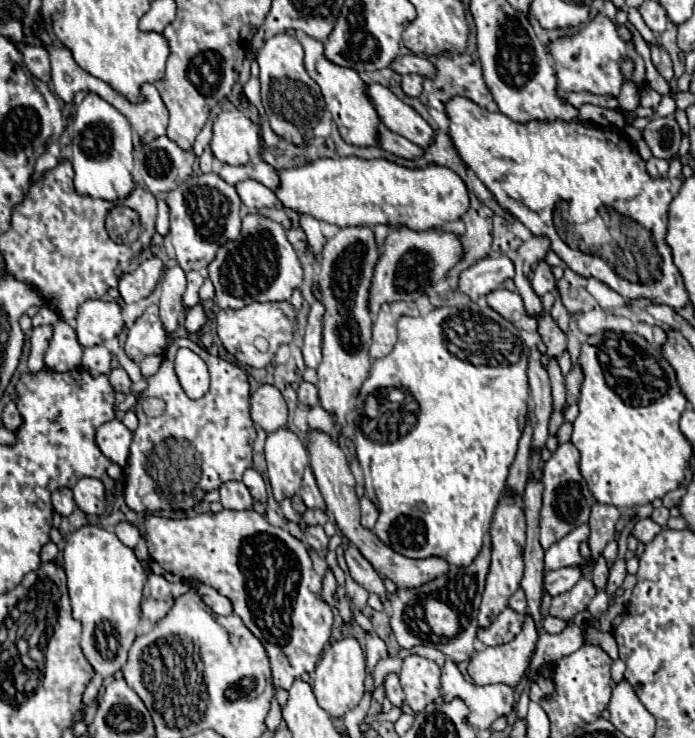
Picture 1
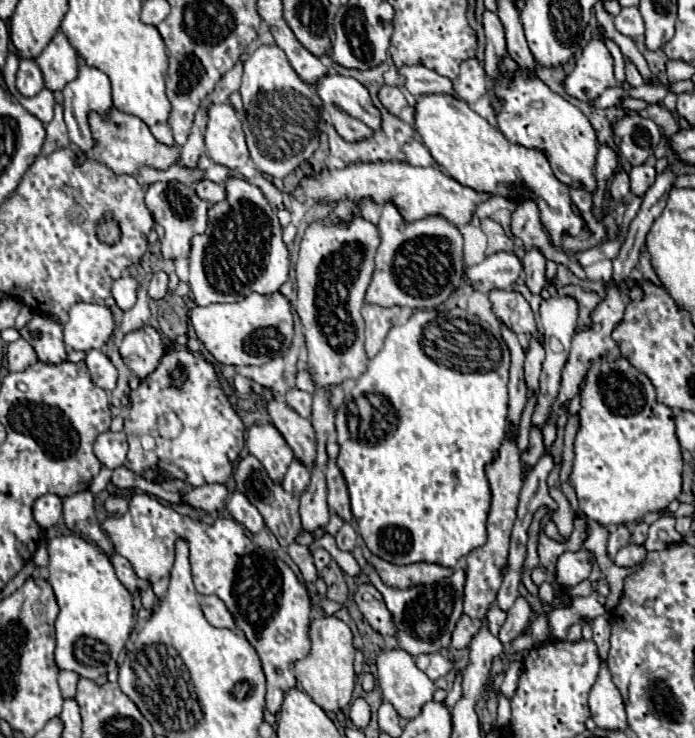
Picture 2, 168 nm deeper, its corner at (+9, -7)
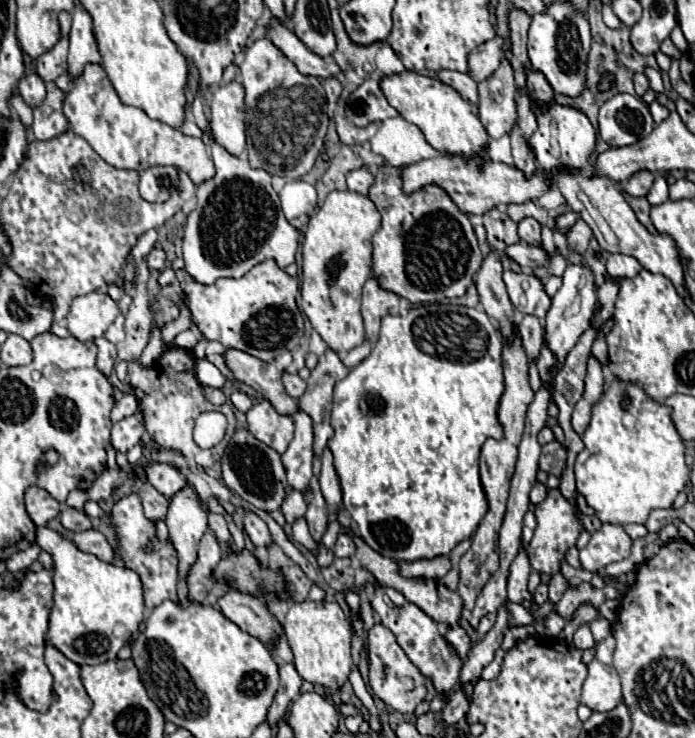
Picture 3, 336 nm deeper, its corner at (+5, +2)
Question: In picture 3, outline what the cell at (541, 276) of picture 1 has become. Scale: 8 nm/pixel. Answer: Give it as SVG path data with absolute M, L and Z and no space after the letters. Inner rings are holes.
M522 219L518 223L518 235L524 243L534 245L534 247L542 247L542 239L540 239L540 223L536 219Z

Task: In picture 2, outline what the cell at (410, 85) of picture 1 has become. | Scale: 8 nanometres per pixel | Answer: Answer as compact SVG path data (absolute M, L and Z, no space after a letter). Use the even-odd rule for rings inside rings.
M382 86L382 88L378 90L378 100L380 100L382 106L384 106L390 114L394 114L394 116L398 116L400 110L406 106L406 100L404 100L402 92L400 92L398 88L392 88L392 86Z

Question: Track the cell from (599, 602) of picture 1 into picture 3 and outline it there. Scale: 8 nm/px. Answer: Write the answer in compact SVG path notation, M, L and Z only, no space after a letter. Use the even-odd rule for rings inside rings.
M584 625L584 627L580 627L580 629L576 631L576 635L574 635L574 645L576 645L578 649L590 649L590 647L594 645L592 631L590 631L588 625Z

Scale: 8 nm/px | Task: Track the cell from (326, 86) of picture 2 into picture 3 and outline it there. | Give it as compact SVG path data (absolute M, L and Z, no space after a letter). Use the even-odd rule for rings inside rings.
M272 19L272 29L270 29L270 39L272 43L298 67L302 75L312 75L320 81L326 81L328 77L340 77L342 69L336 63L324 61L320 55L312 53L296 35L292 29L282 27L276 19Z

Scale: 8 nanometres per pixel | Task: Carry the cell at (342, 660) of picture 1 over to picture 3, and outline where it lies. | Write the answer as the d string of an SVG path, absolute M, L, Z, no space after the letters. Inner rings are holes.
M302 601L292 603L284 619L284 633L294 653L296 671L304 681L320 685L332 693L340 691L348 683L352 671L352 621L340 609L338 603L328 601Z

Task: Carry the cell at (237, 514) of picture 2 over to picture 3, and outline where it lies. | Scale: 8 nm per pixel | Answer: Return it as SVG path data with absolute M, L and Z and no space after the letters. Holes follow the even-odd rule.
M252 511L244 513L244 529L250 535L250 539L252 539L254 545L266 545L268 547L268 543L272 541L266 523L258 515L254 515Z

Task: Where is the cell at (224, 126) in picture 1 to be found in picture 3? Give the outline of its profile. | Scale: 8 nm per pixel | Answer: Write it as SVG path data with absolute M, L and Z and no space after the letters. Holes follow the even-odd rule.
M228 83L212 93L210 127L214 141L232 155L246 151L246 123L244 123L244 91L240 83Z

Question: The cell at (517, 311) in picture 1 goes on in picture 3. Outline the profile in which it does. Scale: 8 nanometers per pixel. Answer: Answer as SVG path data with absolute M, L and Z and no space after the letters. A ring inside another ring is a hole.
M504 271L504 283L506 283L510 301L516 307L516 311L544 319L550 307L550 297L546 295L540 279L536 279L534 275L526 275L526 273Z

